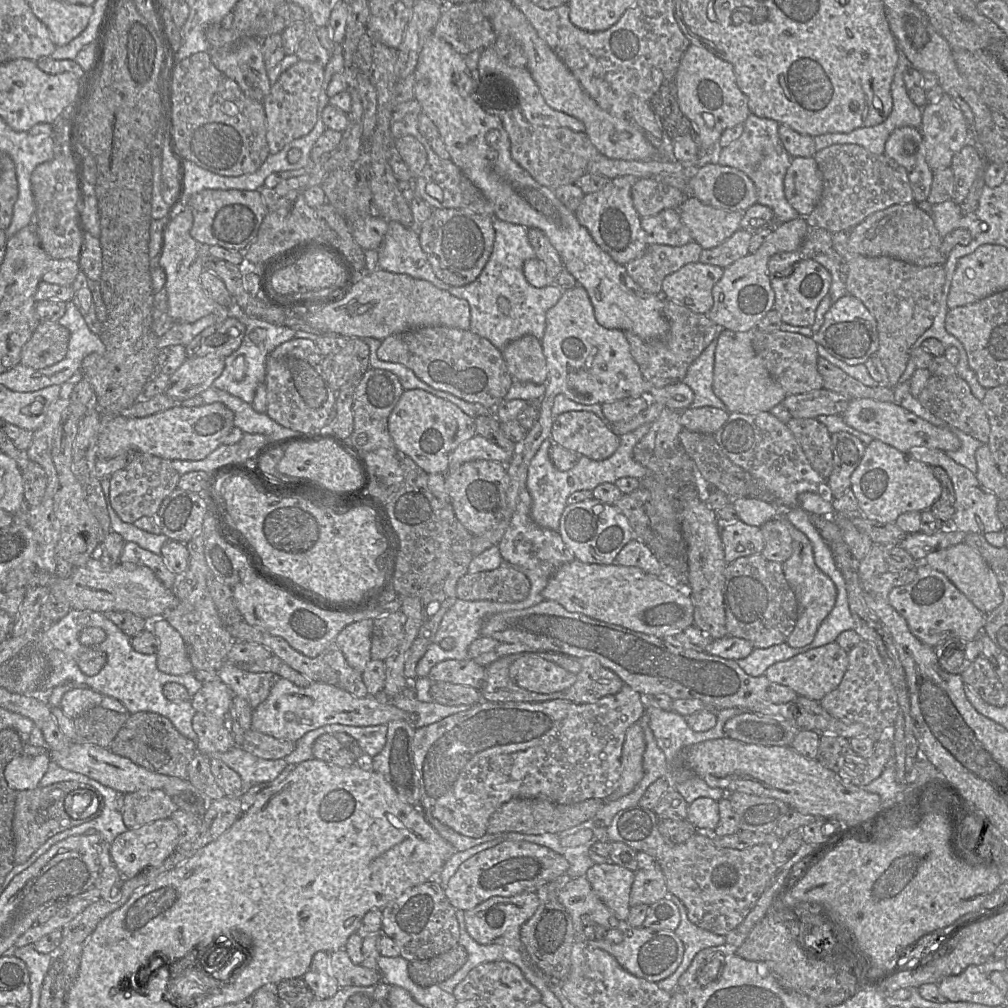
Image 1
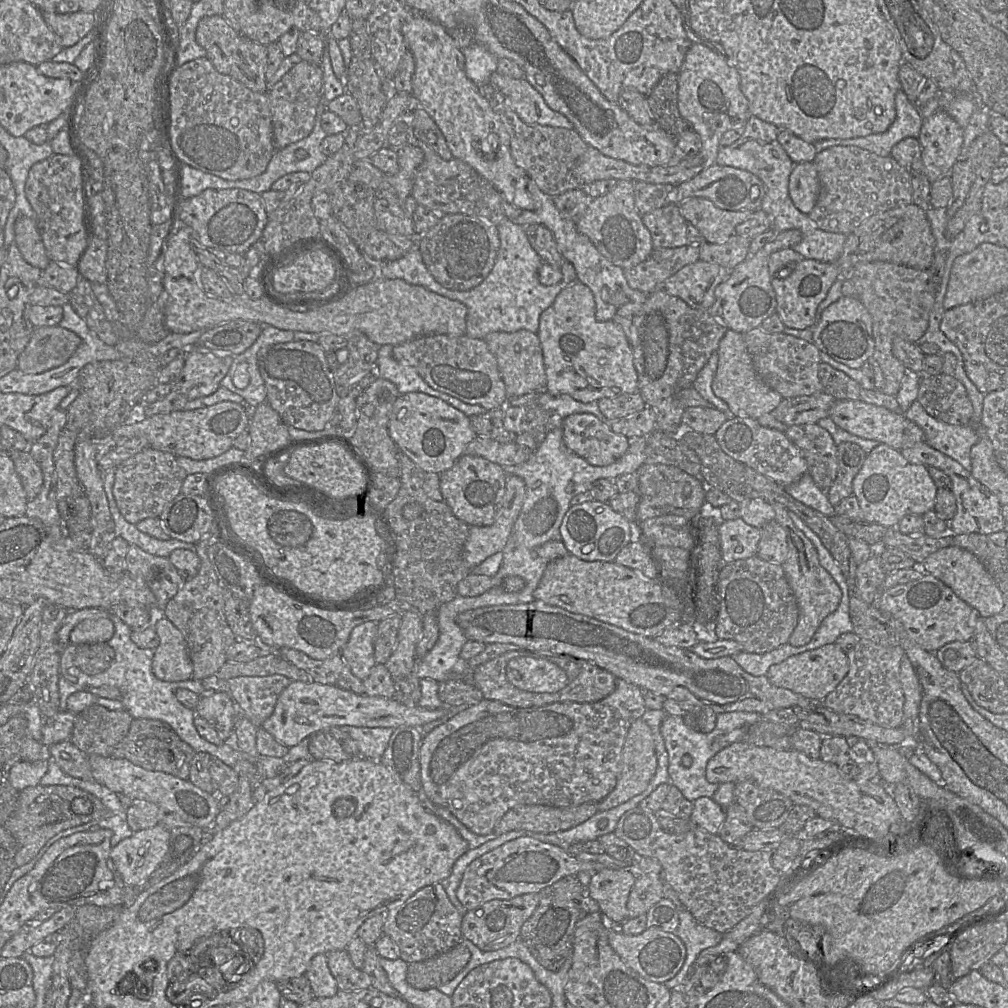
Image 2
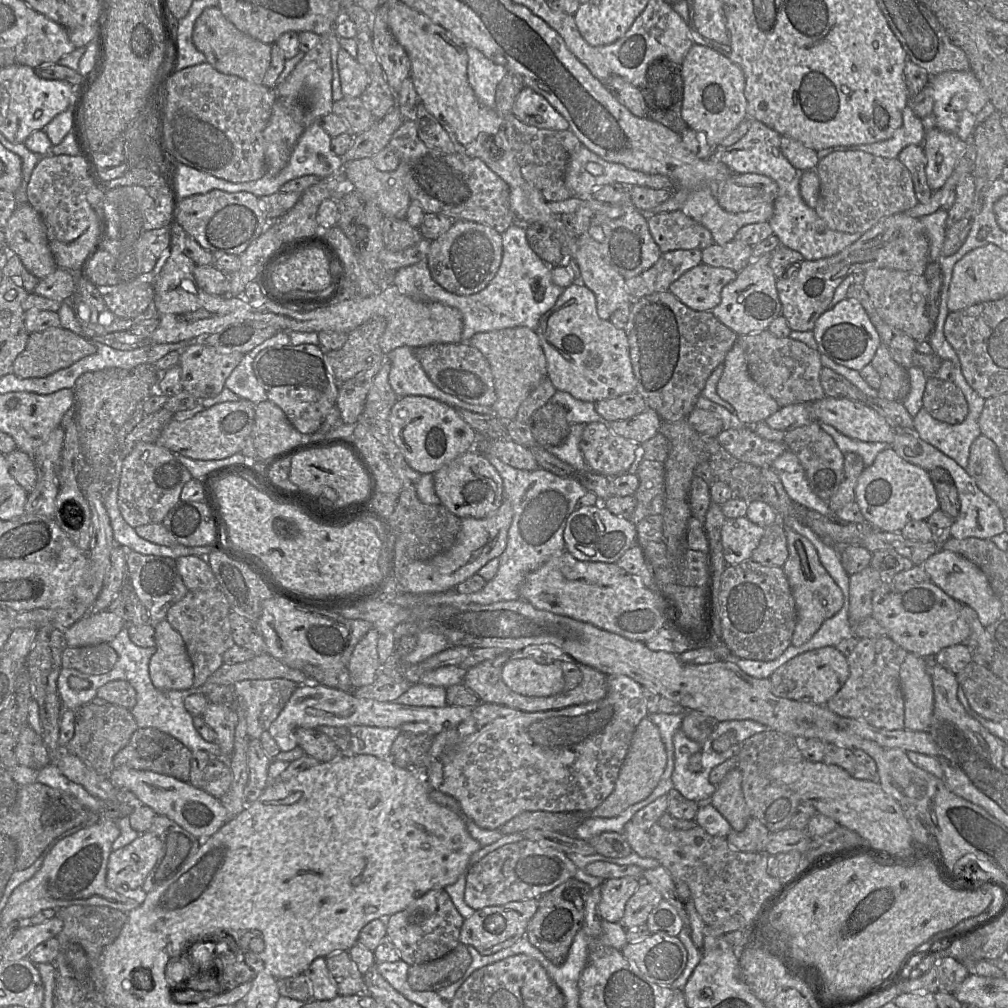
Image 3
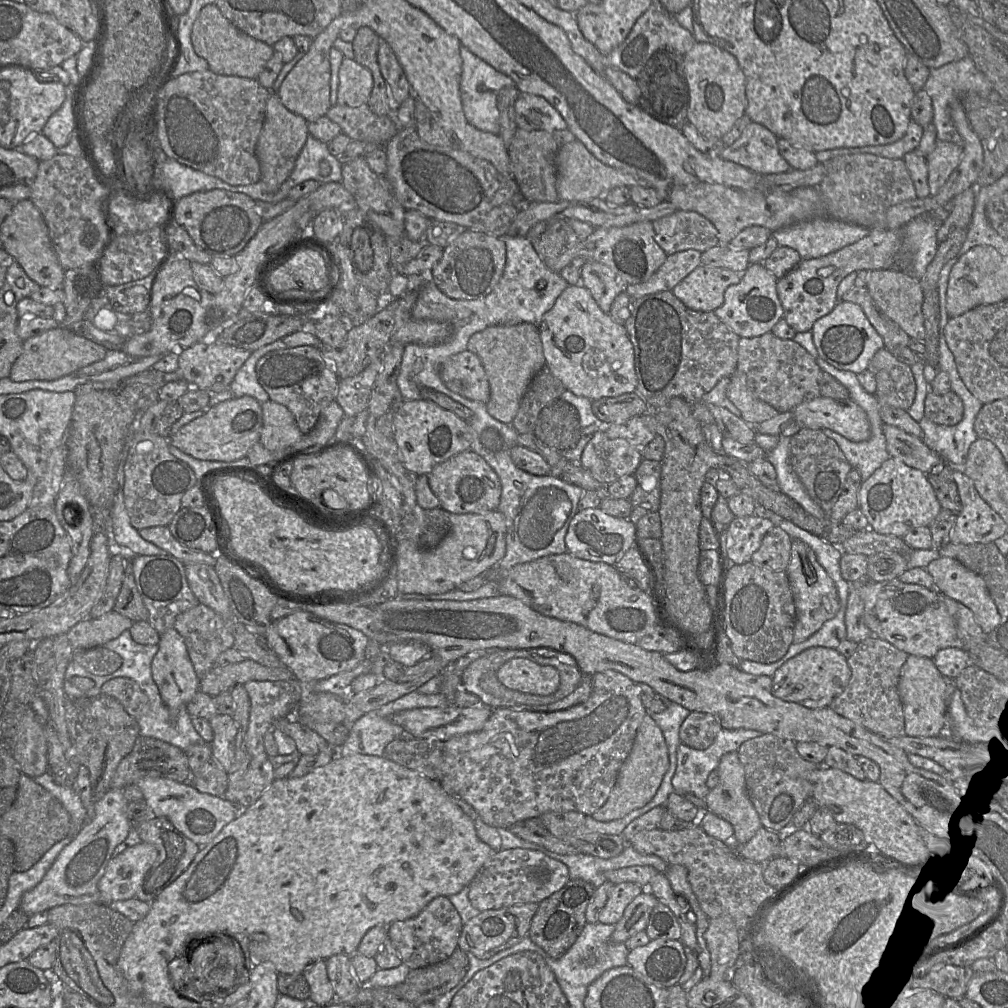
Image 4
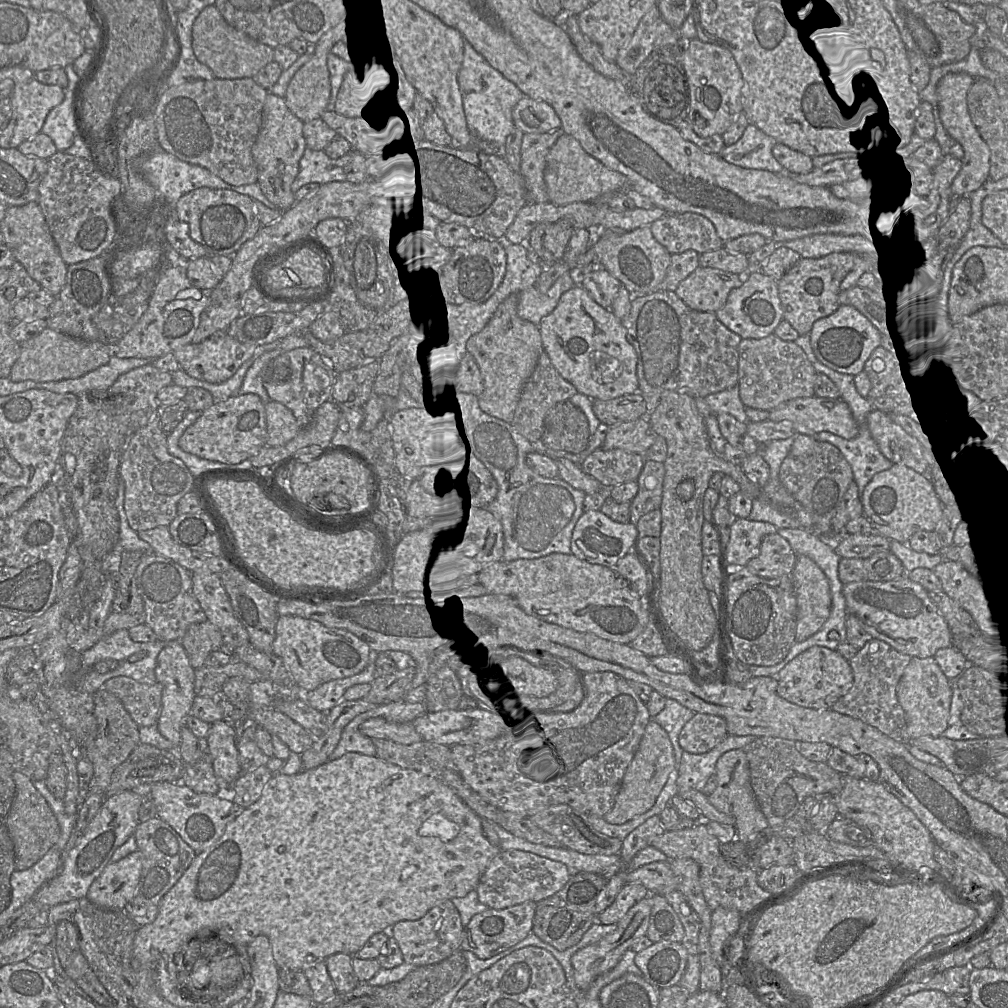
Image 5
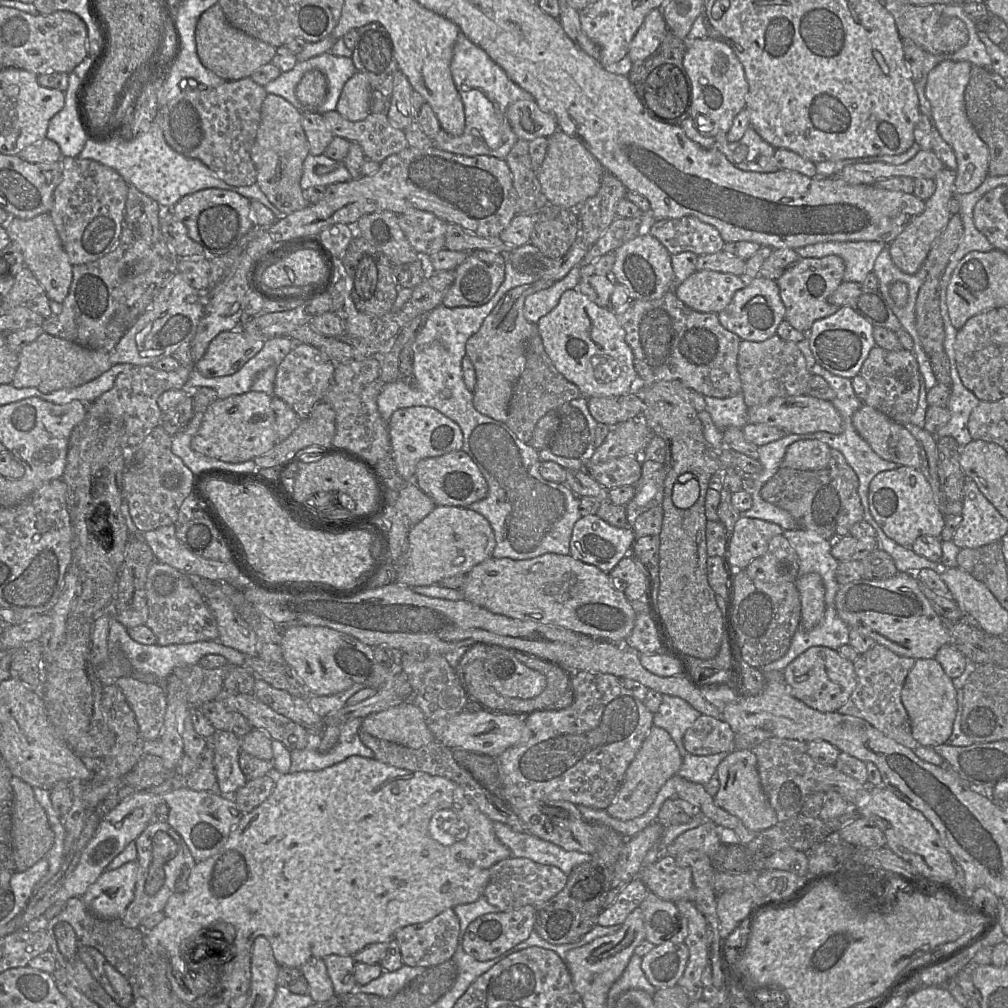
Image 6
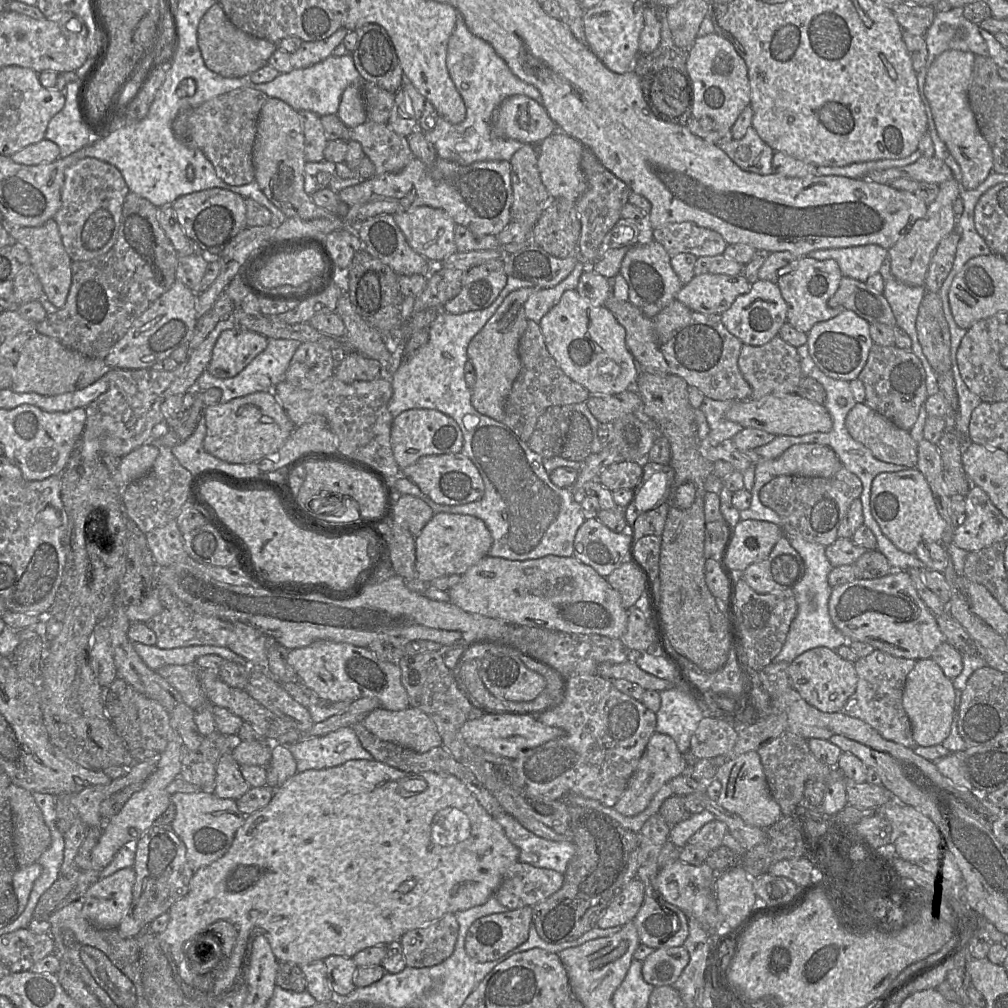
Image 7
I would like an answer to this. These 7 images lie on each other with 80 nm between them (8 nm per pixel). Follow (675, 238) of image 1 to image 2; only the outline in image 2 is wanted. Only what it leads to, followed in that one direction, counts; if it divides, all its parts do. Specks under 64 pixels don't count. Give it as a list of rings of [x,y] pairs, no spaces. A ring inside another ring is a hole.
[[[669,203],[642,218],[651,233],[654,249],[705,243],[699,230],[683,217],[679,204]]]

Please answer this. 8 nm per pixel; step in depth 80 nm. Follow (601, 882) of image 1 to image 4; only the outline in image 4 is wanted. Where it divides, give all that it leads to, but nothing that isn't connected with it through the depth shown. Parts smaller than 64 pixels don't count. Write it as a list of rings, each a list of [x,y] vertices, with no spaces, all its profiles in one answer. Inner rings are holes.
[[[623,882],[613,886],[606,905],[599,914],[599,922],[617,924],[623,917],[626,907],[647,887],[636,883]]]

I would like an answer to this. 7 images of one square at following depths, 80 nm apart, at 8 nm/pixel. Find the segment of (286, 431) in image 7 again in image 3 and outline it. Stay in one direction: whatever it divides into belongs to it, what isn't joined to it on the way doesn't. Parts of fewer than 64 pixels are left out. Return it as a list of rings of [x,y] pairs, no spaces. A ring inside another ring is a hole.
[[[240,399],[235,402],[227,401],[218,403],[206,408],[189,419],[183,421],[172,419],[163,429],[157,439],[157,443],[170,450],[172,453],[180,453],[181,455],[193,460],[225,459],[236,453],[241,453],[245,439],[251,434],[254,418],[255,404],[248,400]]]

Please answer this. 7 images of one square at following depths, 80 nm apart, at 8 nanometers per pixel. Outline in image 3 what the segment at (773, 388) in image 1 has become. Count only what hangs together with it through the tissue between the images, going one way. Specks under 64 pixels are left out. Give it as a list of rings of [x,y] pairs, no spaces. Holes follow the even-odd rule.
[[[737,340],[725,356],[723,373],[717,383],[716,392],[722,400],[733,407],[740,422],[752,429],[754,424],[764,421],[780,408],[776,401],[750,377],[744,351]]]

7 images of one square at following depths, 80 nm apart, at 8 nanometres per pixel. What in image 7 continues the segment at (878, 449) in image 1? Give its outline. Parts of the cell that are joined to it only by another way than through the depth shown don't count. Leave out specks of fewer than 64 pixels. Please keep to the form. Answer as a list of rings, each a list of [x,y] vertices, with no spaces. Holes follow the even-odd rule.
[[[909,468],[899,472],[878,474],[873,482],[870,495],[871,514],[882,533],[901,551],[913,554],[921,542],[941,543],[945,530],[945,521],[940,516],[931,488],[917,468]]]

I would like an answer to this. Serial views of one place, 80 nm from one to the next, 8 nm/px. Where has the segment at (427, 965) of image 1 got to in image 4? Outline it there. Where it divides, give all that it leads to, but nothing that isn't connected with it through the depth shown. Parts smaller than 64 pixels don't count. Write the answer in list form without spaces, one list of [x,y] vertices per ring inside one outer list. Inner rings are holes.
[[[459,947],[439,963],[411,969],[403,982],[387,988],[396,997],[415,1006],[432,1002],[453,989],[466,975],[469,959]]]

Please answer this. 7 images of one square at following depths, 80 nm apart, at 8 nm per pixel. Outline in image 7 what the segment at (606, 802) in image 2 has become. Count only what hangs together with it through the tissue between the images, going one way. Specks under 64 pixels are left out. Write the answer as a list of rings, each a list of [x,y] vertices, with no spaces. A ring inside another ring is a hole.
[[[655,731],[632,774],[625,791],[613,807],[624,816],[636,816],[643,812],[661,787],[678,775],[687,772],[687,761],[676,742],[667,734]]]

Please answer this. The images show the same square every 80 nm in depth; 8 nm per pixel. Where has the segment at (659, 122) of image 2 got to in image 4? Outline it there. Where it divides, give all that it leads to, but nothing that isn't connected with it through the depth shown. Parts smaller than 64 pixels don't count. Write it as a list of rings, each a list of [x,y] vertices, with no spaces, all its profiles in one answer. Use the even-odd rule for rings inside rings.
[[[669,48],[655,51],[636,78],[641,91],[640,107],[660,122],[679,130],[685,125],[689,106],[688,86],[684,77],[684,55]]]

